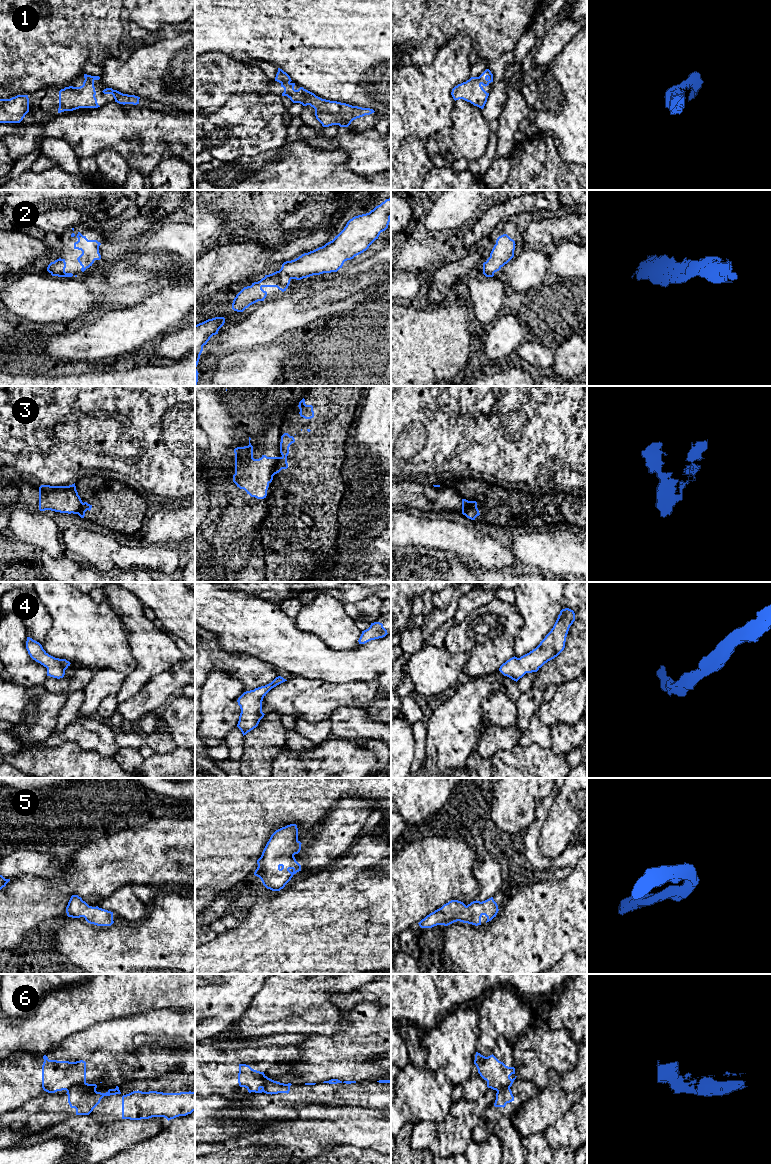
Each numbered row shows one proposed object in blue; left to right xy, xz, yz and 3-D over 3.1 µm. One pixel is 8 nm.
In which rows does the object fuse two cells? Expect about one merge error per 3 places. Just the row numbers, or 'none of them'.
3, 6

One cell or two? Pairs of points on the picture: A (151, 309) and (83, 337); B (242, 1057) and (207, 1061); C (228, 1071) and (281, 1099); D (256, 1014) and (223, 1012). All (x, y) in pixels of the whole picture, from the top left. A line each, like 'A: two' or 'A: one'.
A: one
B: one
C: two
D: two

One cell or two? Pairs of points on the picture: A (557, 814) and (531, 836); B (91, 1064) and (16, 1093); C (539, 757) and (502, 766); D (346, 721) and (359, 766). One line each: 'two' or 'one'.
A: two
B: one
C: one
D: two

